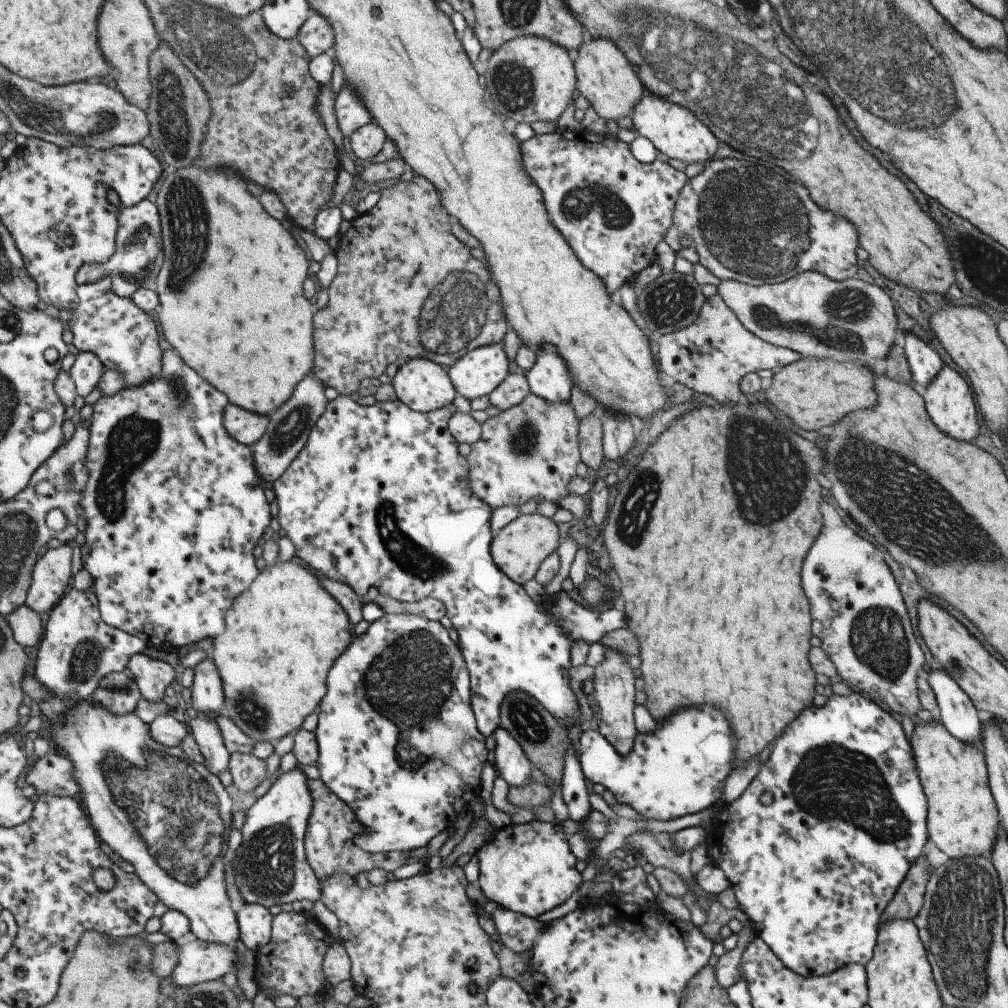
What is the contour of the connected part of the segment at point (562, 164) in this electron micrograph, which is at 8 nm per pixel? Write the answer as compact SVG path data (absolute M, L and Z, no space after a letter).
M582 129L536 134L522 142L522 150L527 172L531 172L535 184L543 188L543 196L547 196L547 208L551 208L555 228L563 232L565 242L577 252L575 258L583 260L583 266L591 268L611 292L656 262L655 245L669 228L676 196L688 179L683 171L658 158L650 163L639 162L631 156L629 145L613 134L587 135Z

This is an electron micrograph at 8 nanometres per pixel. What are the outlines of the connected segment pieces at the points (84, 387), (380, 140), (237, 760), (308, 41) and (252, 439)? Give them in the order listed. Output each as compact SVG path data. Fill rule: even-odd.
M80 351L70 373L75 381L78 394L86 399L94 398L102 382L107 366L93 351Z
M373 120L354 132L350 137L350 146L354 155L371 164L371 160L383 150L387 139L386 130Z
M230 753L228 771L236 787L243 792L251 792L267 778L267 766L263 759L245 753Z
M315 12L311 13L297 37L312 59L320 54L333 52L336 45L333 23L327 17Z
M230 403L224 416L226 429L241 444L252 447L266 435L270 416L251 412L238 404Z

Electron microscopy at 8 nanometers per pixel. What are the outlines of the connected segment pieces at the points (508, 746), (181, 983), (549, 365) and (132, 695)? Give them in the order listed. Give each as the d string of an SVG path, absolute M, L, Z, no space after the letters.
M500 725L494 732L495 770L509 786L521 786L530 783L534 765L522 750L522 746L513 738L513 735Z
M197 938L179 947L179 954L180 964L171 976L178 987L193 987L235 971L235 949L225 943L203 942Z
M541 347L538 357L527 376L531 390L548 401L564 401L570 398L572 376L555 347Z
M125 672L109 673L93 694L96 703L105 705L116 715L133 713L144 700L143 693L134 677Z

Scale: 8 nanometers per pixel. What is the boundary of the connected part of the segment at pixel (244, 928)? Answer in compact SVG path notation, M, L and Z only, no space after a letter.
M245 902L237 907L237 916L242 942L257 954L271 942L274 915L264 904Z

